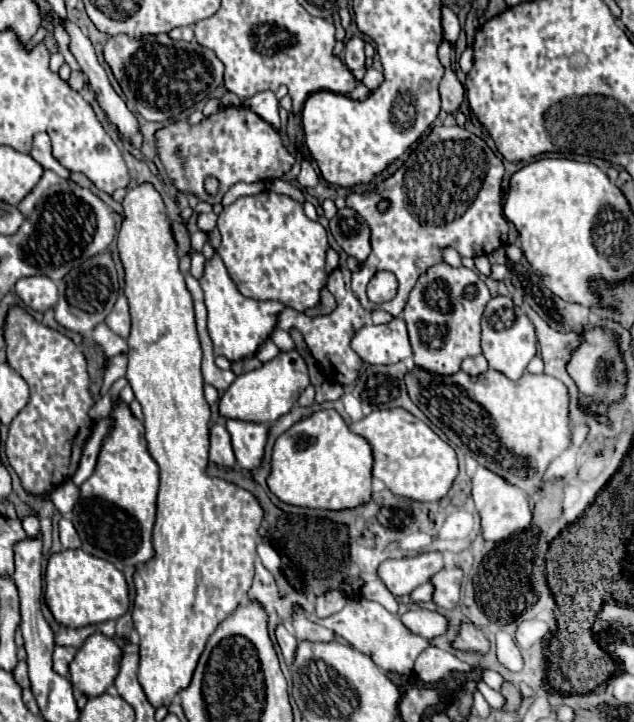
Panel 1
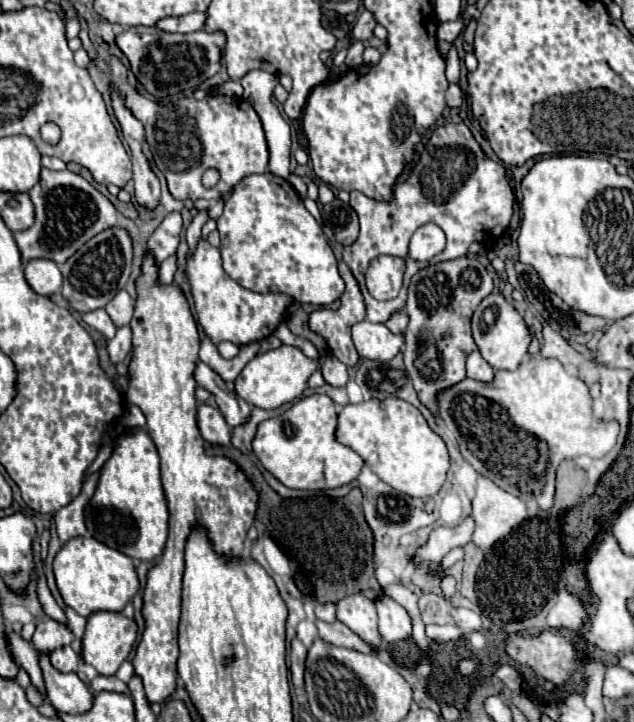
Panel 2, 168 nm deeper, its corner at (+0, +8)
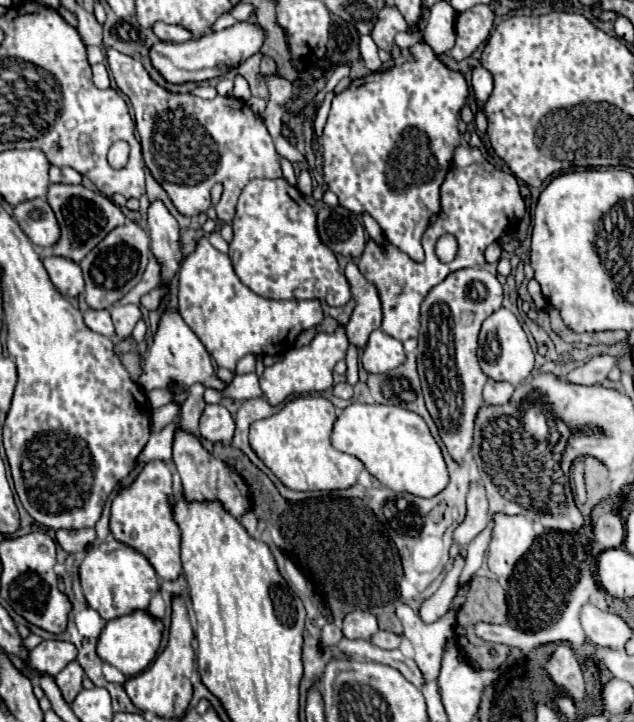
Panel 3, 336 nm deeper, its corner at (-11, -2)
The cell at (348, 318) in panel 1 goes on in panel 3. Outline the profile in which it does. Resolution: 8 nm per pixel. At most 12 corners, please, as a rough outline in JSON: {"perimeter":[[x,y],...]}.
{"perimeter":[[354,262],[346,276],[356,300],[346,324],[348,340],[364,348],[382,326],[378,288]]}

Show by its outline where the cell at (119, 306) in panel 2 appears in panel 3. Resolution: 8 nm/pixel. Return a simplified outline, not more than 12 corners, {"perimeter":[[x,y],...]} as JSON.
{"perimeter":[[136,304],[110,308],[116,336],[128,338],[142,318]]}

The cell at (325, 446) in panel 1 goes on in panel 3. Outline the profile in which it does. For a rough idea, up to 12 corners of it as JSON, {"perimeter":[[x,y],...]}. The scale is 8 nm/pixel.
{"perimeter":[[298,396],[250,424],[250,444],[292,490],[338,490],[362,462],[330,442],[336,408]]}

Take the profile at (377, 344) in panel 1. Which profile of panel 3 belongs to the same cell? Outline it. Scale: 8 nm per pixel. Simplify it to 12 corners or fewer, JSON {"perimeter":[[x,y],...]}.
{"perimeter":[[374,330],[362,352],[370,374],[384,374],[406,360],[402,342]]}

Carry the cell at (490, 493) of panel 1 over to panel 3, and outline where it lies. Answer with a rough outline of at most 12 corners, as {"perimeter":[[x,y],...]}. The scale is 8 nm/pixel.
{"perimeter":[[496,514],[486,564],[510,580],[534,544],[526,516]]}

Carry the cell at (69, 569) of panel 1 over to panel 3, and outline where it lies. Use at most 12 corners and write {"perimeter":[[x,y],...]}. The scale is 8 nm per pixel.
{"perimeter":[[102,542],[80,562],[104,620],[146,610],[160,578],[140,552]]}

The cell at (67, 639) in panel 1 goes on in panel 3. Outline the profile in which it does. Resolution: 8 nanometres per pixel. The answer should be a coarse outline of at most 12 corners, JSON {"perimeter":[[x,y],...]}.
{"perimeter":[[44,640],[28,652],[26,670],[56,676],[76,658],[70,642]]}

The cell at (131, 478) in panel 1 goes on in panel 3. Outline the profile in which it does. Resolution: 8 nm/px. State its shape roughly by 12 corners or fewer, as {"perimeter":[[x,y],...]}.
{"perimeter":[[144,466],[112,502],[116,540],[162,580],[182,572],[172,474]]}

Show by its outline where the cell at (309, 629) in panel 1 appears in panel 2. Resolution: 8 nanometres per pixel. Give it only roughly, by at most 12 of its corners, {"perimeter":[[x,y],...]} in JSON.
{"perimeter":[[315,620],[323,642],[371,652],[357,634],[339,620]]}

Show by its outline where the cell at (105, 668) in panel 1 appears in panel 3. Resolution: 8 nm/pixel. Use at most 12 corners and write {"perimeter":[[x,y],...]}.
{"perimeter":[[146,610],[114,618],[98,656],[126,676],[148,668],[162,622]]}

